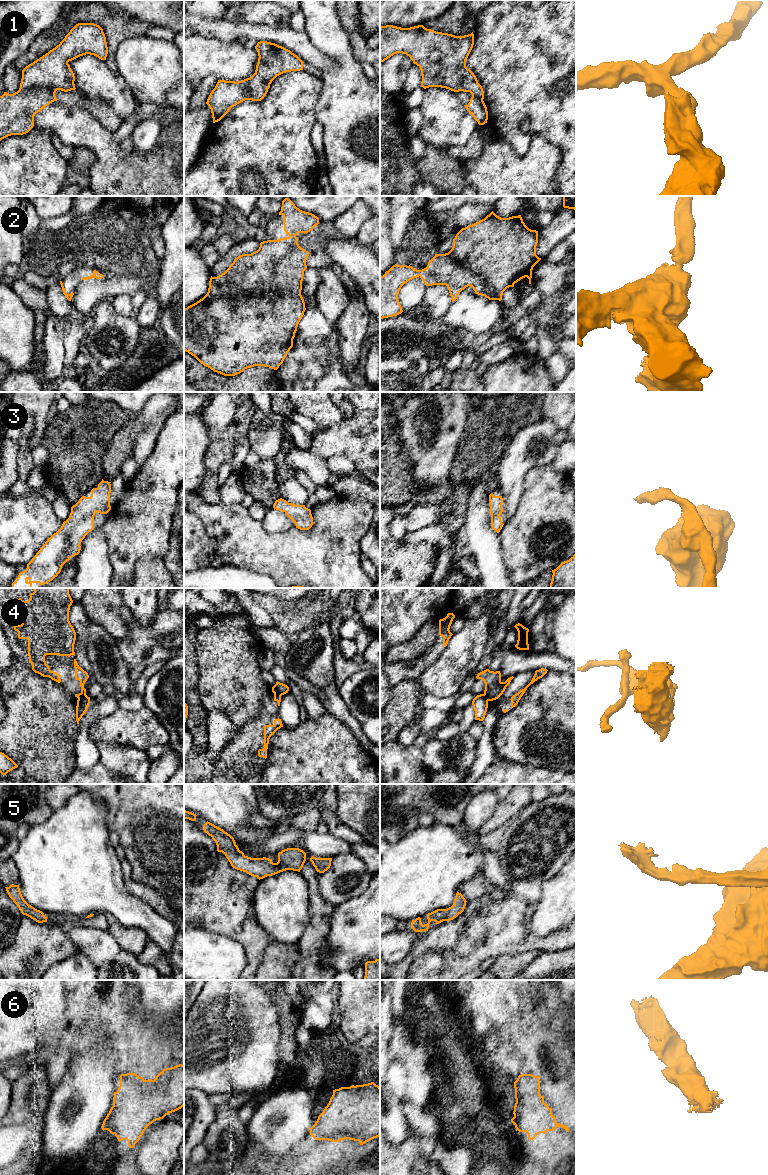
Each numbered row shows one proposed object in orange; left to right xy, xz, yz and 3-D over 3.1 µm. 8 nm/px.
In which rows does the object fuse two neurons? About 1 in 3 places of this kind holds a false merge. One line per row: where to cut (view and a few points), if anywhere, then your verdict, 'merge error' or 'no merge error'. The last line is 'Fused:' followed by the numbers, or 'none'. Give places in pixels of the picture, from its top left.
1: xy (68, 64), (55, 71), (56, 79), (68, 81), (62, 90) | merge error
2: no cut | no merge error
3: no cut | no merge error
4: xz (272, 690), (280, 696) | merge error
5: no cut | no merge error
6: no cut | no merge error
Fused: 1, 4

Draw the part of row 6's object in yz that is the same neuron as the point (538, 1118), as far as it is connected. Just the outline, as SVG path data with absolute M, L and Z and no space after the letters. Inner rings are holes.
M521 1074L514 1082L514 1088L516 1103L511 1122L519 1132L526 1132L529 1140L557 1127L569 1132L567 1126L556 1122L552 1109L544 1103L544 1097L540 1095L539 1076Z

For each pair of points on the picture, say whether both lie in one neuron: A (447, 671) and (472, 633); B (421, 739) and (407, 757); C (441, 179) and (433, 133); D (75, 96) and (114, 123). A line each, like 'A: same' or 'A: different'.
A: same
B: different
C: different
D: same

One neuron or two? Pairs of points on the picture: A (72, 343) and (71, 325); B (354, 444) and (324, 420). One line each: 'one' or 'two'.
A: one
B: two

